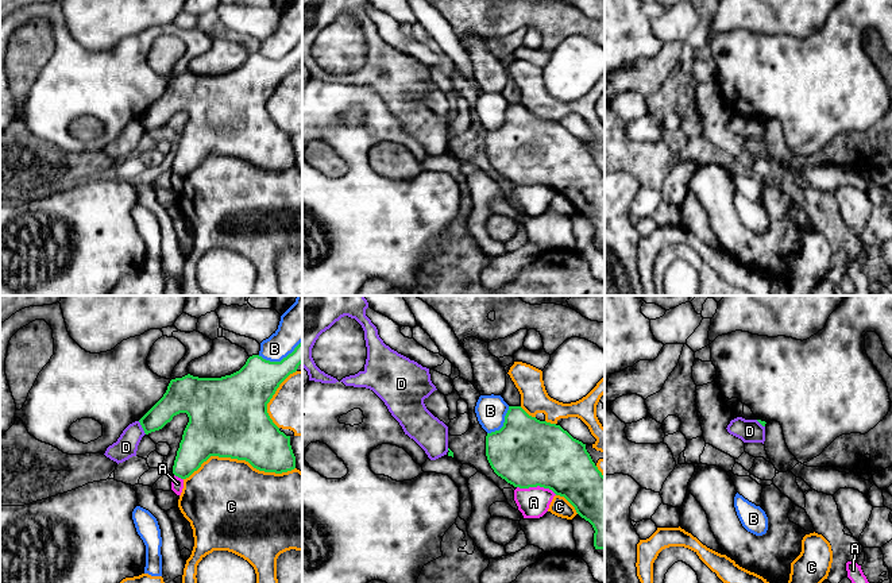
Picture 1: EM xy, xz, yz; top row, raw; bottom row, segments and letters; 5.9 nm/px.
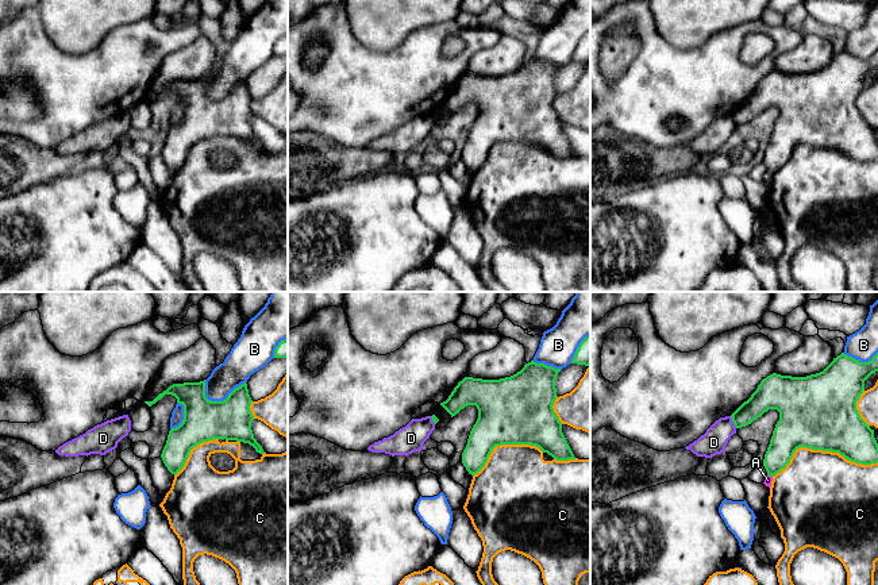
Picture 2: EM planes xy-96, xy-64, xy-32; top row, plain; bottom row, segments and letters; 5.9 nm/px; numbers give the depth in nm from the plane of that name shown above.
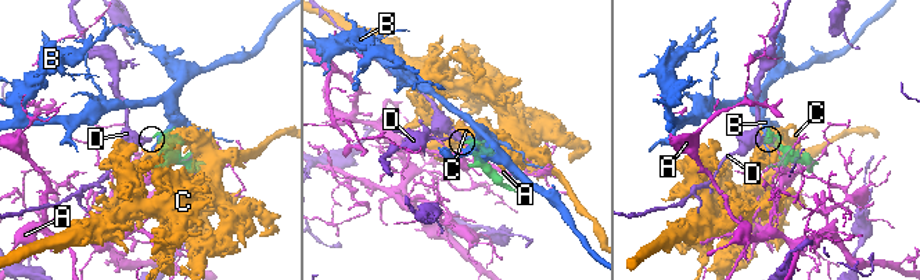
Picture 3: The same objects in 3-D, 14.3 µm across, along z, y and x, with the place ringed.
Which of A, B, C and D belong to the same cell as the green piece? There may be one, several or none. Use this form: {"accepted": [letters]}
{"accepted": []}

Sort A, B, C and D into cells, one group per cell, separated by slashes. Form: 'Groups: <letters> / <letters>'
Groups: A / B / C / D

